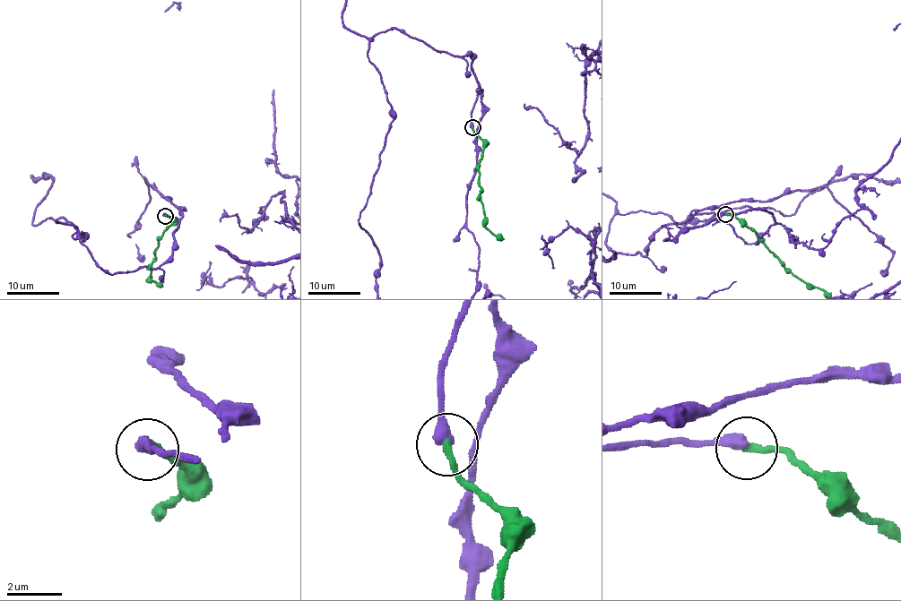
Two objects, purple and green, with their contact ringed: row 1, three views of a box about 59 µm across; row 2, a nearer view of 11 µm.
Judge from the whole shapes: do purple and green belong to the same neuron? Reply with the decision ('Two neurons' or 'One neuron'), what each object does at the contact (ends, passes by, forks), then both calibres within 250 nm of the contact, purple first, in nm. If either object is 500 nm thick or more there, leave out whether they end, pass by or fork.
One neuron. At the ring purple ends. At the ring green ends. Thickness 440 nm (purple) against 280 nm

